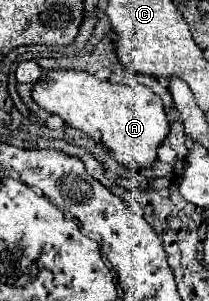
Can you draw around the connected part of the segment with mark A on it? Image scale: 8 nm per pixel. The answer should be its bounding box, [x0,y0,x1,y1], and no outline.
[32,70,170,168]

